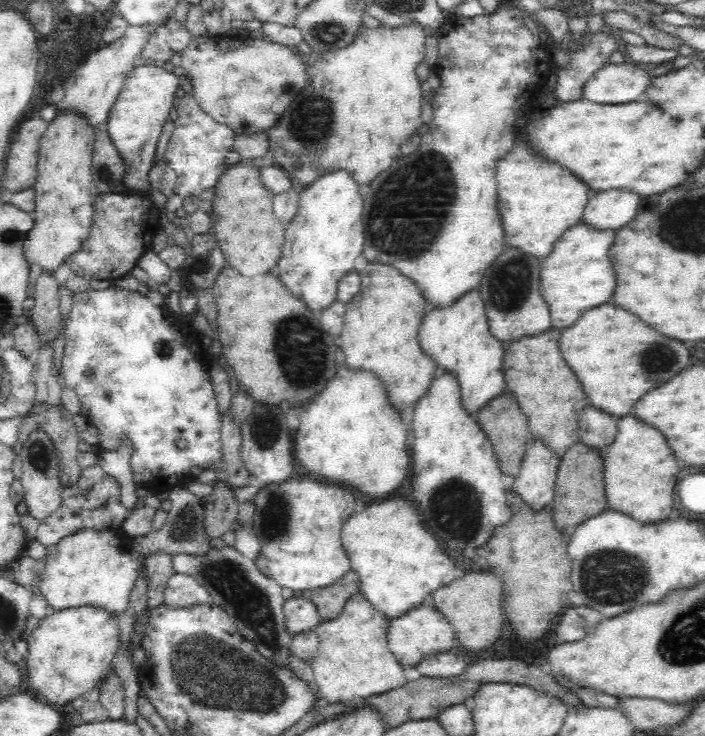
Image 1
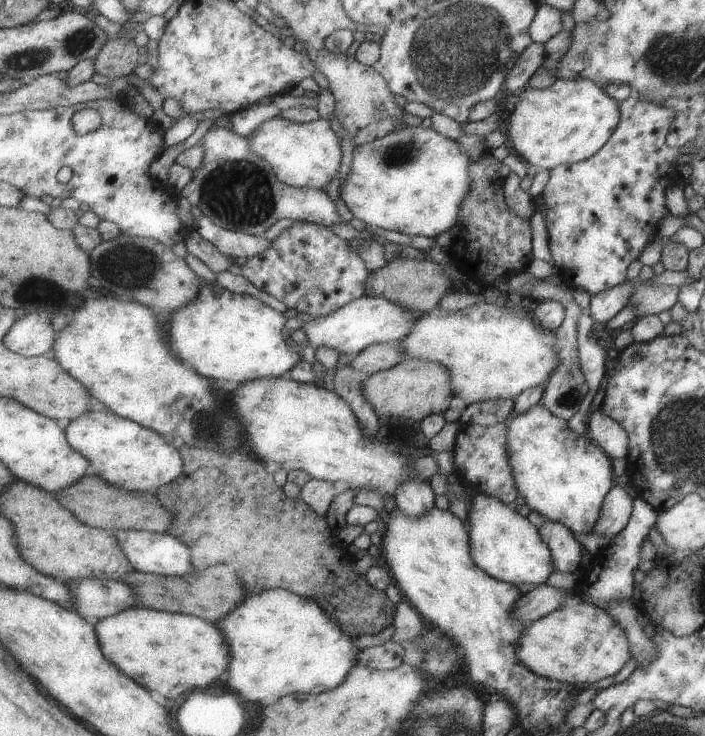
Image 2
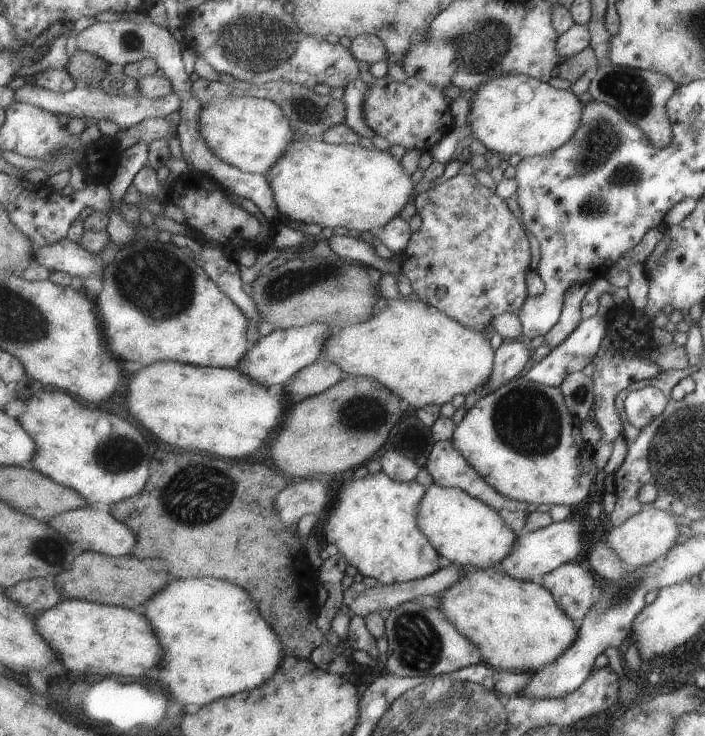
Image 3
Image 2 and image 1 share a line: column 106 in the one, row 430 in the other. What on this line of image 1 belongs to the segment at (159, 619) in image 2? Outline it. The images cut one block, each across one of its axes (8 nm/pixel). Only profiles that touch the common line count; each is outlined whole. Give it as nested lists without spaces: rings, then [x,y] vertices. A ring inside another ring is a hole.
[[[632,414],[618,419],[618,434],[614,442],[601,452],[607,506],[650,527],[668,520],[672,512],[672,498],[677,487],[678,468],[670,447],[655,428],[639,422]]]

